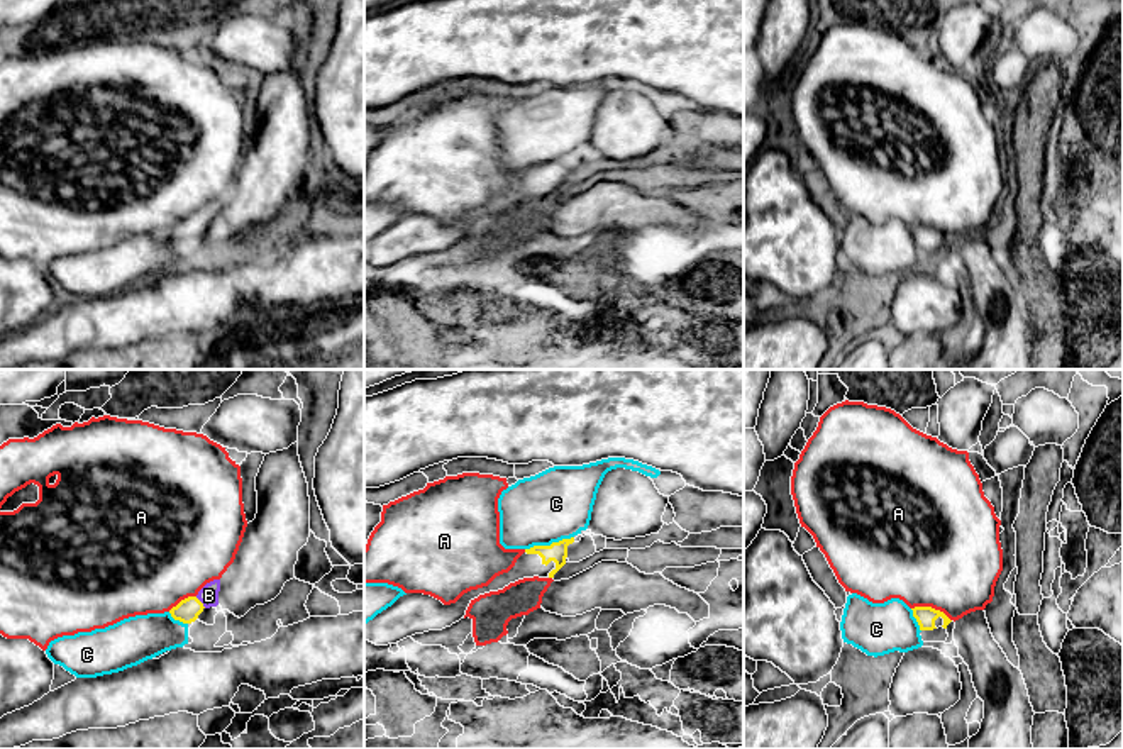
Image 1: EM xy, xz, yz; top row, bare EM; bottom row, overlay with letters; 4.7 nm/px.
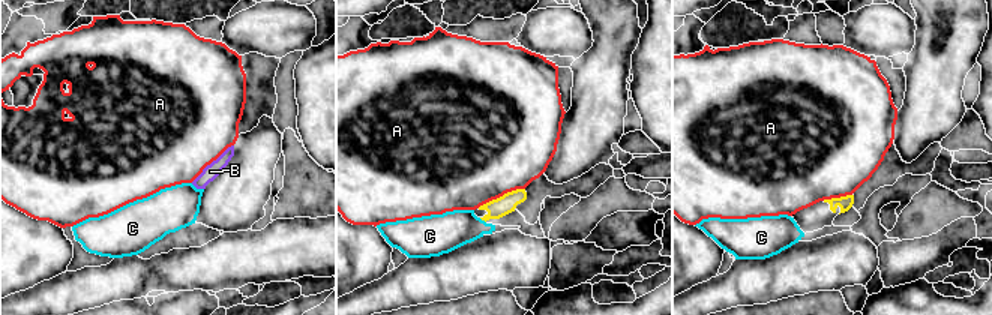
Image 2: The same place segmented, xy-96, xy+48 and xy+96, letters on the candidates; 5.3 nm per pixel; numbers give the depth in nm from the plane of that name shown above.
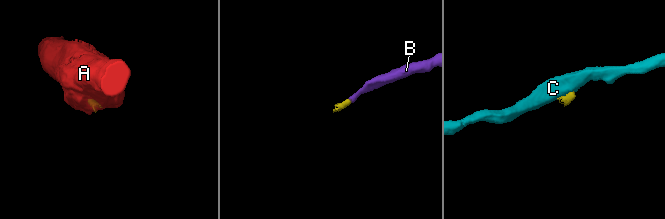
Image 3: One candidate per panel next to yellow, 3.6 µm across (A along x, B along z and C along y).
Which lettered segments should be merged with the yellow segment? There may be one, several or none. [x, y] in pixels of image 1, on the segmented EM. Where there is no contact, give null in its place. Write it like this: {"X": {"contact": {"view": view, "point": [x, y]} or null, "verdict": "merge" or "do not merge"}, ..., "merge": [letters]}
{"A": {"contact": {"view": "yz", "point": [930, 607]}, "verdict": "do not merge"}, "B": {"contact": {"view": "xy", "point": [200, 602]}, "verdict": "merge"}, "C": {"contact": {"view": "xz", "point": [551, 544]}, "verdict": "do not merge"}, "merge": ["B"]}

